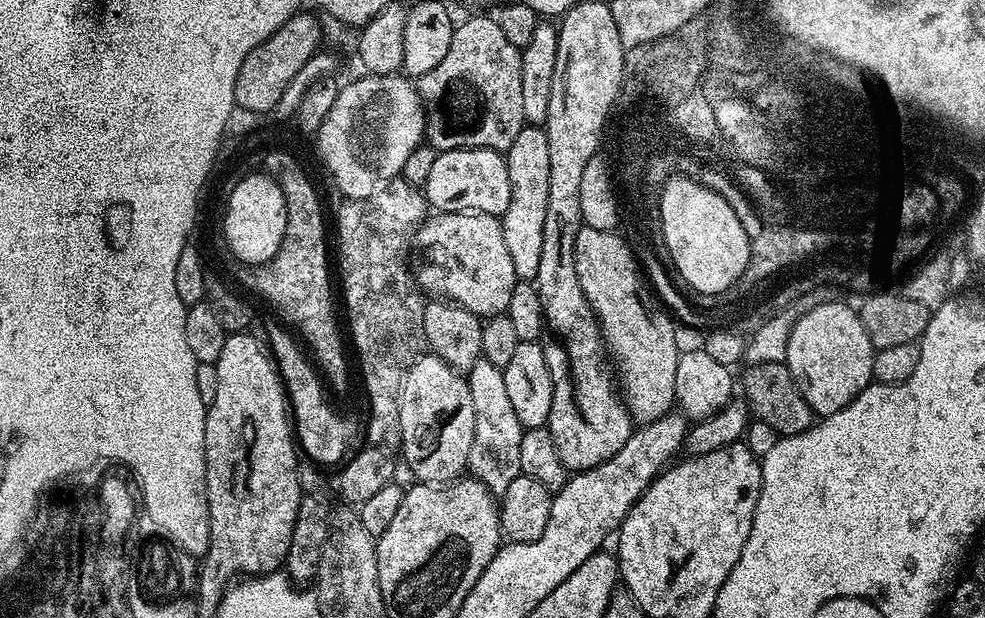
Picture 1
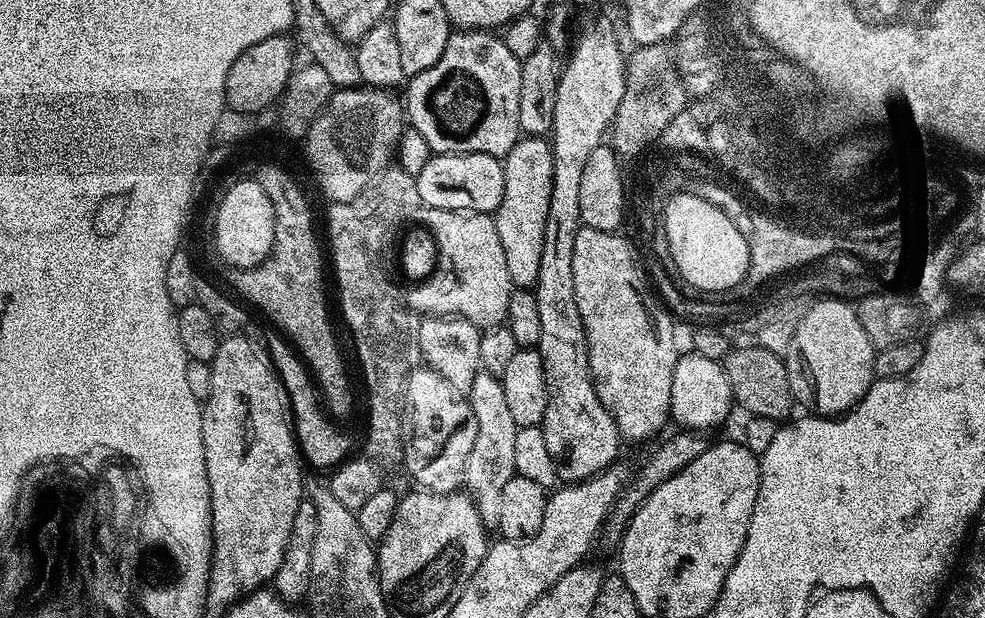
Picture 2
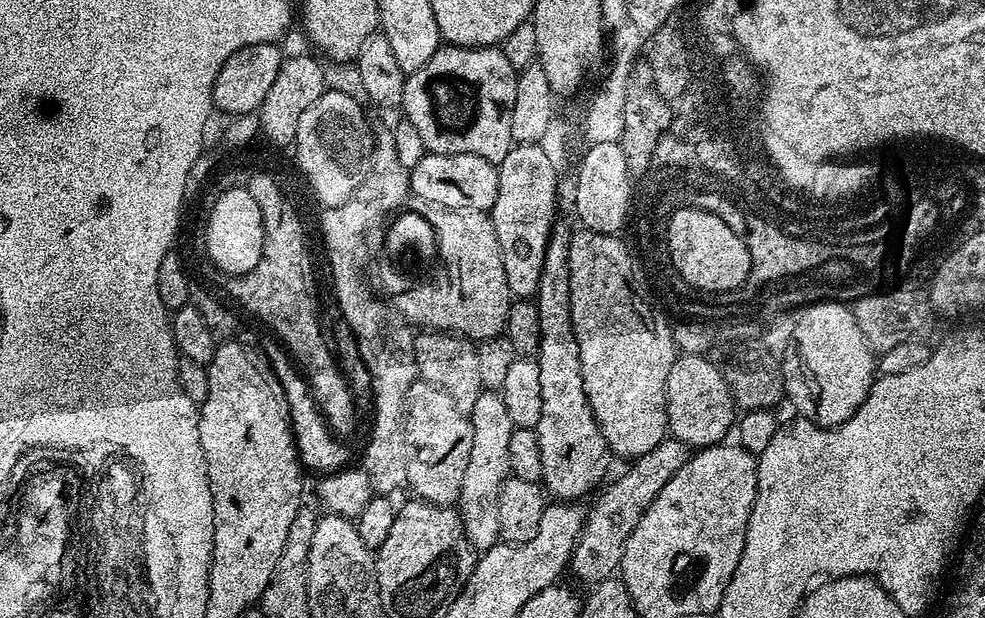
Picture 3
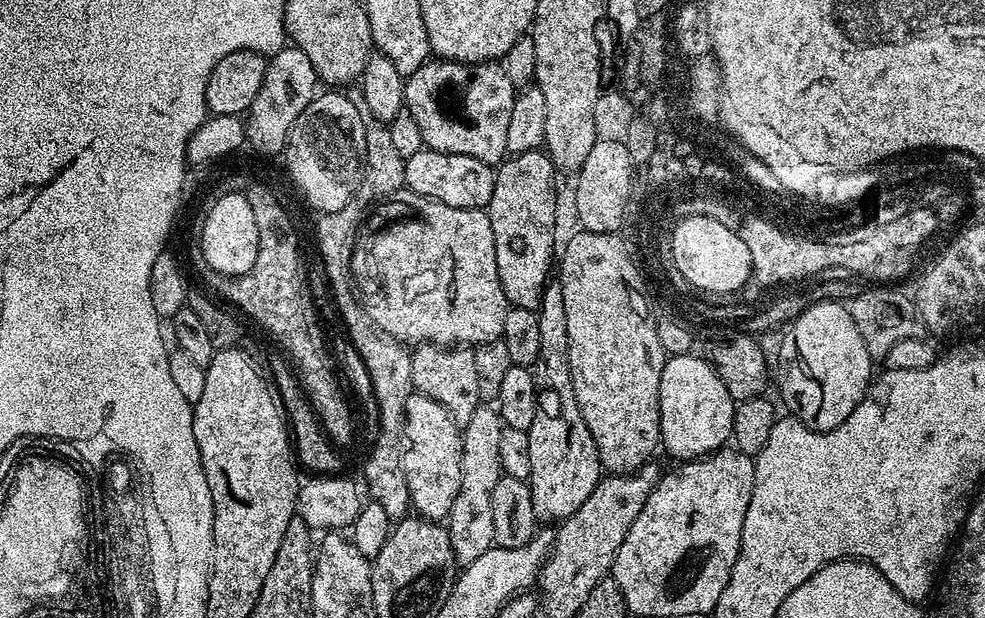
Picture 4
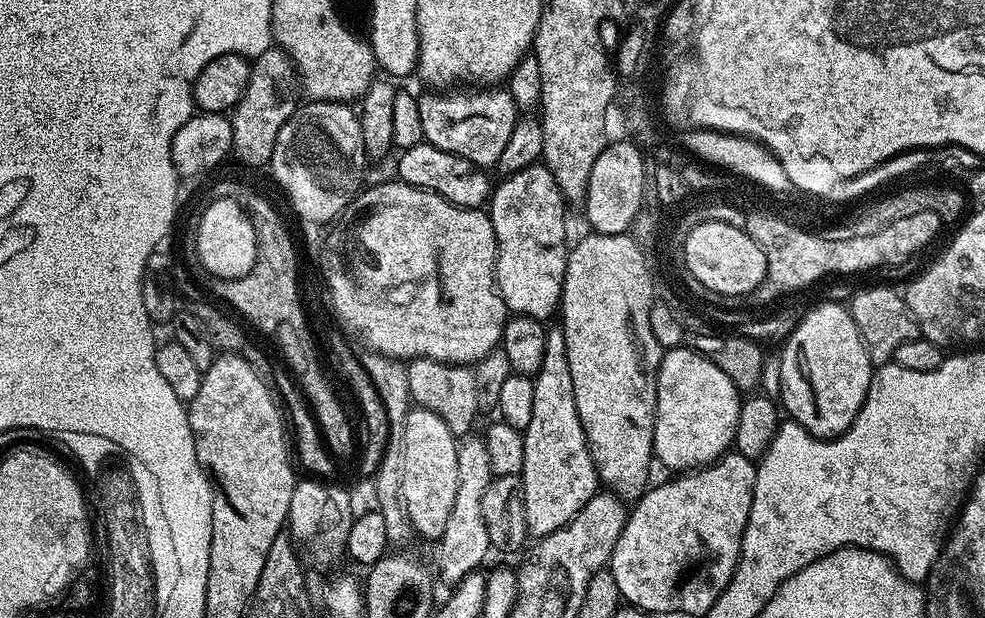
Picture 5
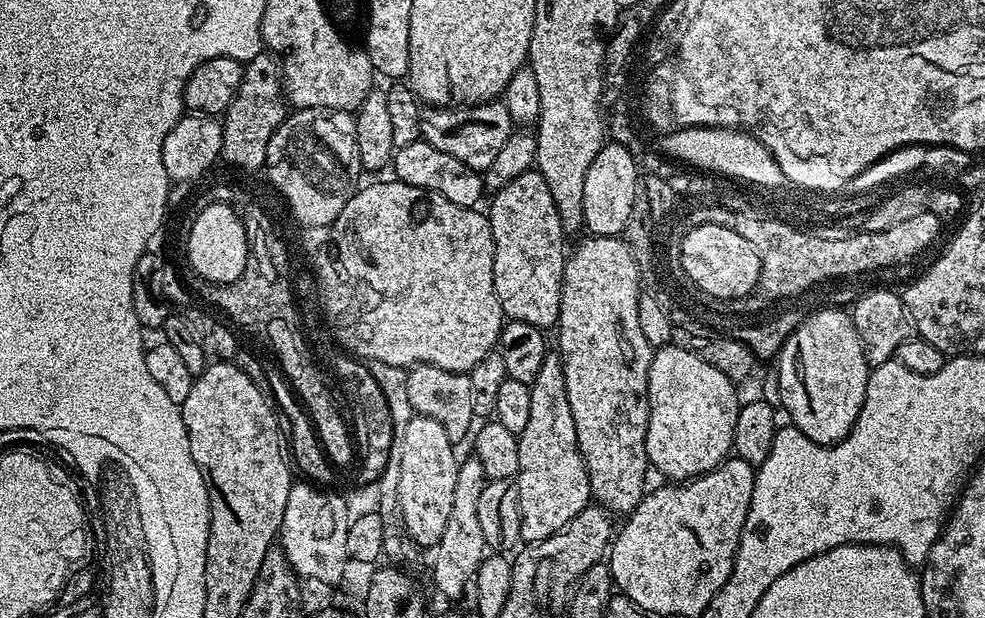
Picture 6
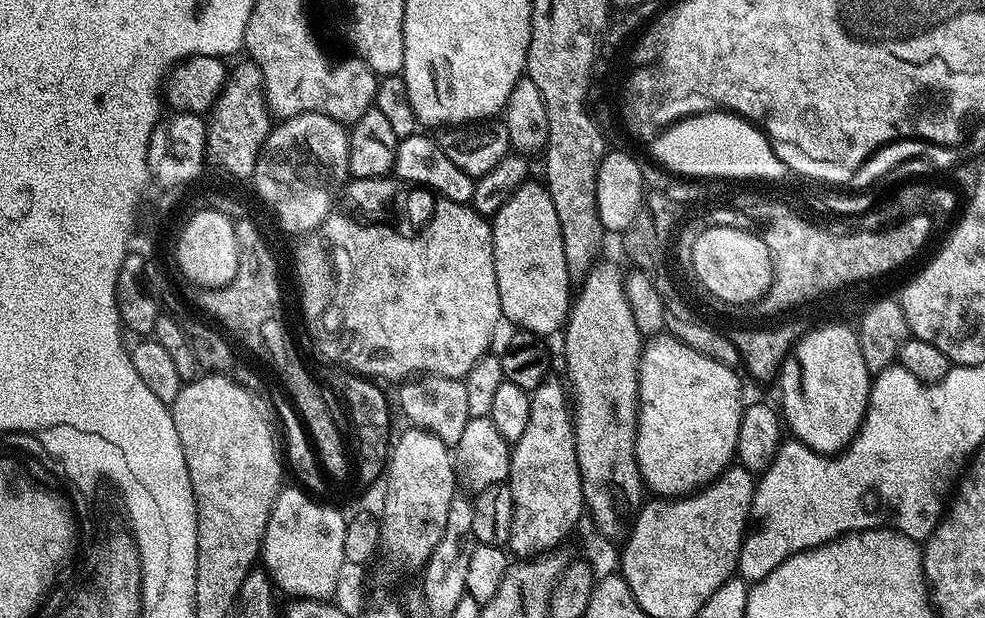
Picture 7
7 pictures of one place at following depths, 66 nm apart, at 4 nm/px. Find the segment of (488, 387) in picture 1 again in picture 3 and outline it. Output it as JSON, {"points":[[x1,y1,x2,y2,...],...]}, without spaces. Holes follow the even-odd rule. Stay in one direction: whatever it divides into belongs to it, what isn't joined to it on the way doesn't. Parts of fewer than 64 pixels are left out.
{"points":[[482,390,478,394,478,402,474,402,474,410,470,413,474,438,470,442,470,462,466,462,466,474,462,474,462,490,458,501,460,521,464,524,464,533,468,535,468,541,477,553,483,554,495,544,501,543,498,530,498,490,502,482,506,482,510,475,508,463,510,462,510,434,512,423,510,414,506,410,506,402,503,395,496,390]]}

